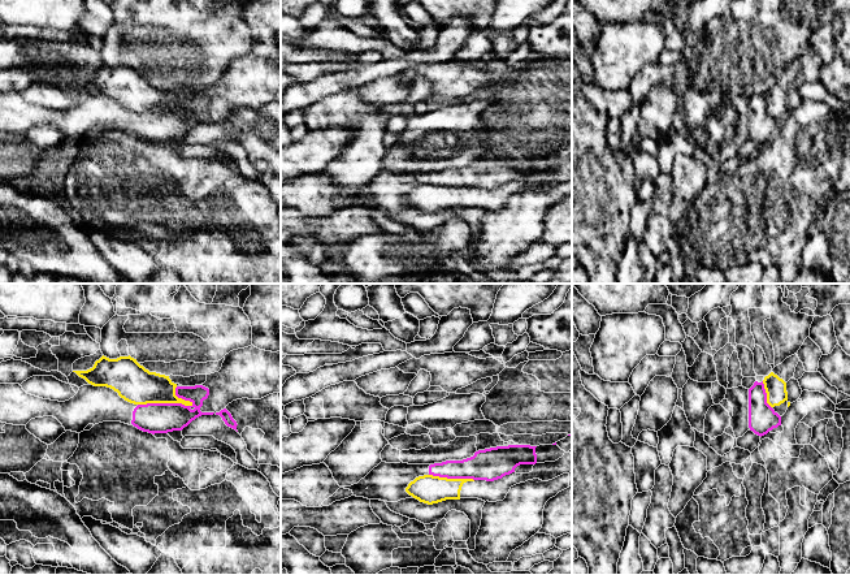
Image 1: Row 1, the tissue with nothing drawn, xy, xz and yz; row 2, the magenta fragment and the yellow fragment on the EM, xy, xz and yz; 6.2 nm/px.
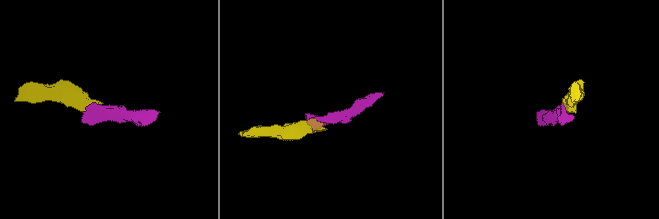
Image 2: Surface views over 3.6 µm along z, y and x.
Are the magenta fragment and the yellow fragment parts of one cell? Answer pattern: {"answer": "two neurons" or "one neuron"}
{"answer": "two neurons"}

